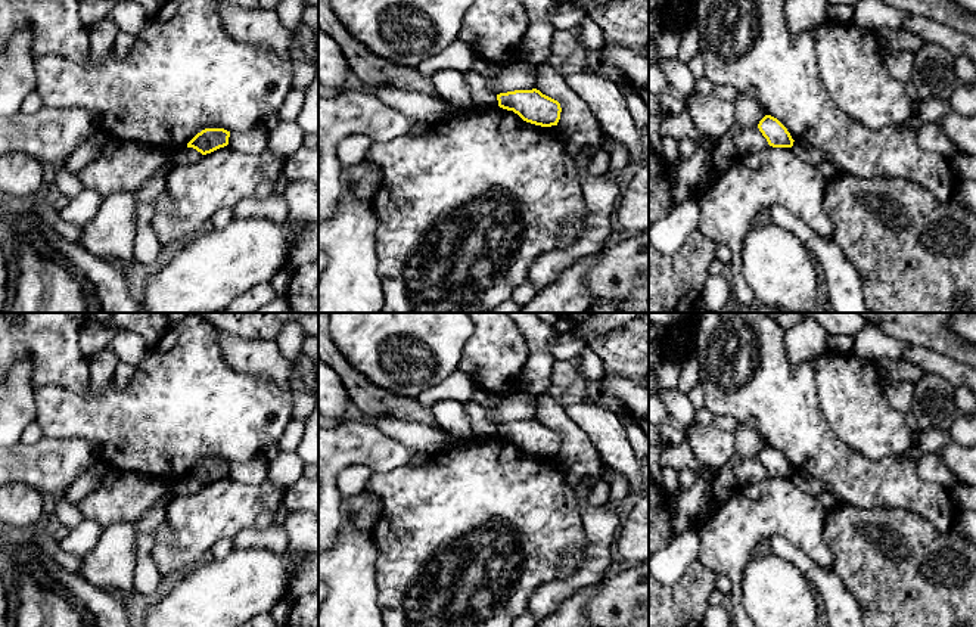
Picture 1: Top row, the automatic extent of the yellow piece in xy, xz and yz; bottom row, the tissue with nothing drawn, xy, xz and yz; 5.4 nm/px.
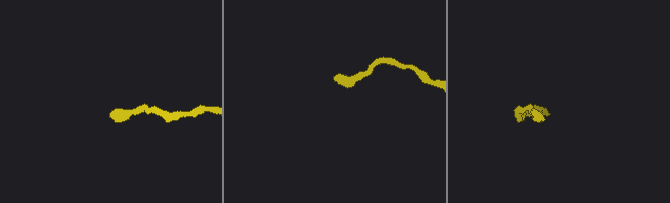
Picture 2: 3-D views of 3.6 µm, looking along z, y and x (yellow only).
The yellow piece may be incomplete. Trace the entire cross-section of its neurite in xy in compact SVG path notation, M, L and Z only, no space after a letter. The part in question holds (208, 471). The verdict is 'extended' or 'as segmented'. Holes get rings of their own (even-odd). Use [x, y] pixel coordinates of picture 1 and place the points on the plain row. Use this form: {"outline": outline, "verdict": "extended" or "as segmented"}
{"outline": "M205 459L187 474L187 478L193 478L202 485L206 485L227 477L229 468L230 462L224 459Z", "verdict": "as segmented"}

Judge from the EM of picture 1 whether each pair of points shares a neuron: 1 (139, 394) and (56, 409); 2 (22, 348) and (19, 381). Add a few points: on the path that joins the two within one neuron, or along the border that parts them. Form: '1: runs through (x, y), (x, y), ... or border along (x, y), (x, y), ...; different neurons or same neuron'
1: runs through (118, 409), (77, 409); same neuron
2: border along (19, 359), (30, 363), (30, 382), (36, 390); different neurons

